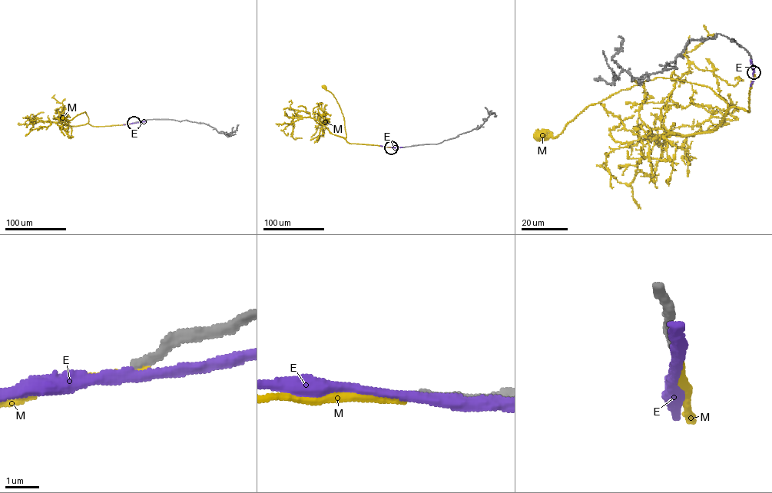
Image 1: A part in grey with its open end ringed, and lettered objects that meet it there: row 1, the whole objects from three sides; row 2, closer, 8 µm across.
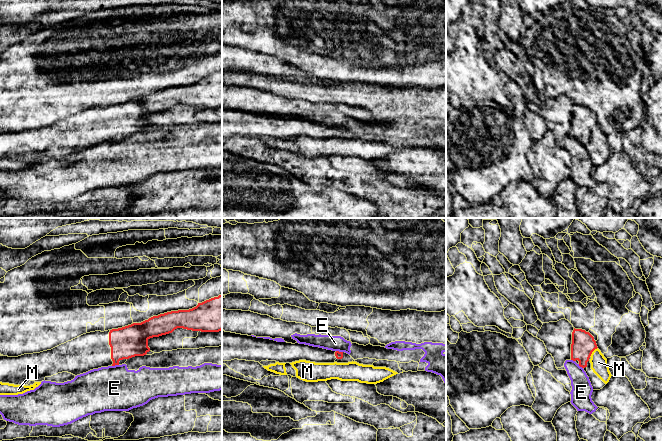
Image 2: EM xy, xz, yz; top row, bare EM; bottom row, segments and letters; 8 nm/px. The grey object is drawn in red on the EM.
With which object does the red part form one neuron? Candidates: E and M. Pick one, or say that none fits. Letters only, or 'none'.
none

